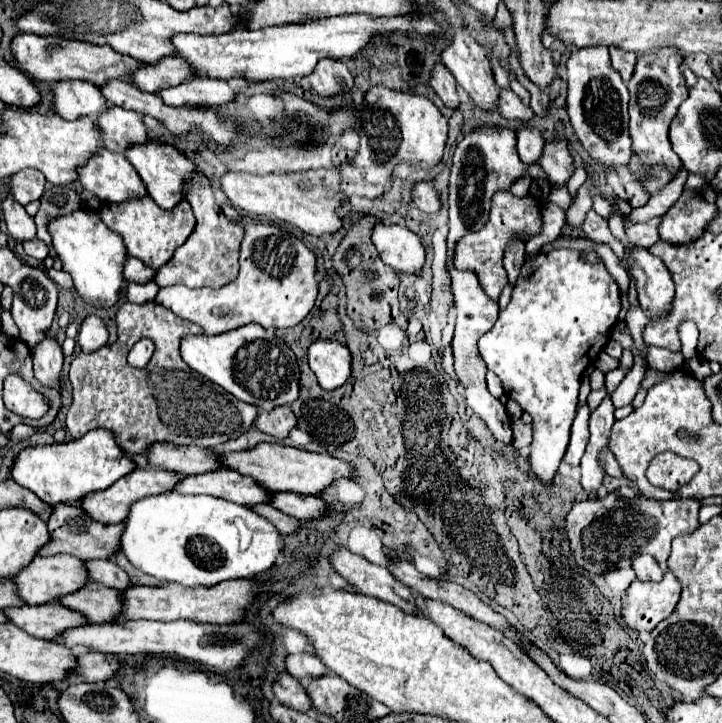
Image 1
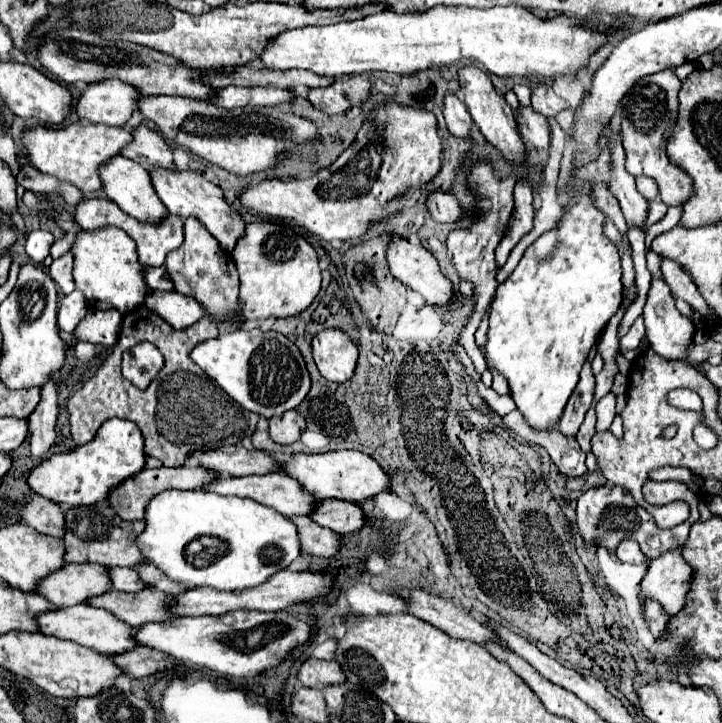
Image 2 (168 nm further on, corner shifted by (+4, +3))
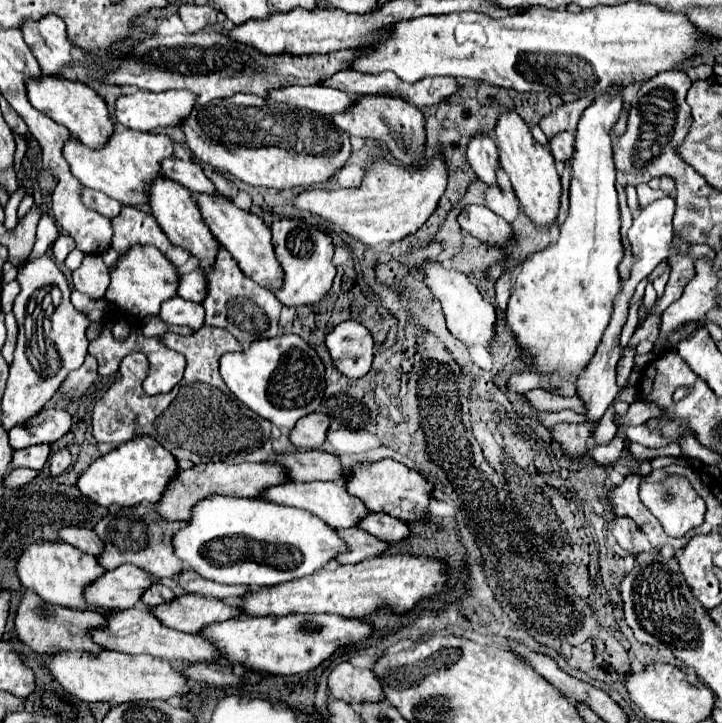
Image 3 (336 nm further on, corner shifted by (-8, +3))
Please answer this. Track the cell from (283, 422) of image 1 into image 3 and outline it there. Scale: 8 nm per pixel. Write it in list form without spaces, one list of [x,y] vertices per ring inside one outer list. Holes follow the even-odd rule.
[[[312,413],[302,417],[290,431],[290,441],[298,449],[316,449],[324,443],[330,419],[324,413]]]

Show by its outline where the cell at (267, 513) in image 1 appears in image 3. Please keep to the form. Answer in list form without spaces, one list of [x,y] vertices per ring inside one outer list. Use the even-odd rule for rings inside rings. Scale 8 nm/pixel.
[[[336,529],[336,533],[340,533],[340,539],[346,541],[348,549],[344,553],[336,555],[338,563],[358,563],[364,561],[366,557],[372,555],[380,555],[384,549],[388,549],[388,543],[376,539],[374,535],[362,531],[362,529]]]

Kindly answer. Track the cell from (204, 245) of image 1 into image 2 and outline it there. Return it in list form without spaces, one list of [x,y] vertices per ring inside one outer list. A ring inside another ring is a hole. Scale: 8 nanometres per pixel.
[[[194,217],[186,219],[184,223],[184,243],[180,245],[180,249],[166,257],[166,271],[174,281],[176,291],[194,297],[214,323],[236,321],[236,317],[240,317],[240,281],[236,265],[232,257],[220,249],[218,241],[214,241],[214,237],[204,229],[204,225],[200,225],[200,221],[196,221]]]

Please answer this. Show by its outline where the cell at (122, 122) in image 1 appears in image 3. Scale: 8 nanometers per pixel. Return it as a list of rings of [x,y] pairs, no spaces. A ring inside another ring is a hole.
[[[170,157],[162,161],[162,173],[172,181],[178,181],[190,191],[198,193],[216,193],[212,181],[204,175],[202,167],[196,161],[184,161],[178,157]]]

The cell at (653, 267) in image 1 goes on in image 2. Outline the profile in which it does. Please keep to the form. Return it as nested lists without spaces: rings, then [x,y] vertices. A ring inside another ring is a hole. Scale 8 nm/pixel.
[[[652,279],[652,287],[648,291],[648,299],[646,299],[646,305],[644,305],[644,319],[646,319],[646,335],[648,335],[650,347],[658,355],[662,355],[664,359],[670,359],[670,361],[686,361],[698,373],[706,375],[704,369],[702,369],[702,363],[696,363],[696,361],[692,361],[688,357],[688,349],[694,345],[694,341],[692,341],[694,323],[676,309],[672,293],[670,293],[670,289],[668,289],[664,279]]]

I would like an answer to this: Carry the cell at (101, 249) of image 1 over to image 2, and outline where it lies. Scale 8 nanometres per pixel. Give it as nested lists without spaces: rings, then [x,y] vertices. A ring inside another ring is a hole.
[[[116,227],[100,231],[82,231],[72,247],[74,253],[74,281],[76,289],[86,295],[90,309],[118,309],[120,313],[130,313],[138,309],[146,295],[148,285],[144,281],[144,265],[138,261],[136,243]]]

